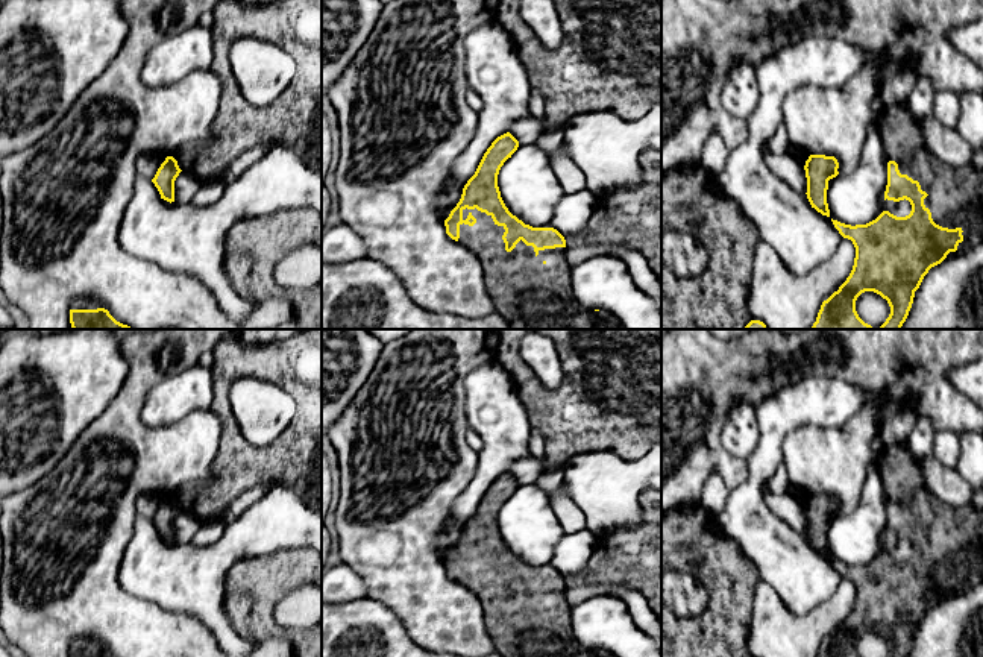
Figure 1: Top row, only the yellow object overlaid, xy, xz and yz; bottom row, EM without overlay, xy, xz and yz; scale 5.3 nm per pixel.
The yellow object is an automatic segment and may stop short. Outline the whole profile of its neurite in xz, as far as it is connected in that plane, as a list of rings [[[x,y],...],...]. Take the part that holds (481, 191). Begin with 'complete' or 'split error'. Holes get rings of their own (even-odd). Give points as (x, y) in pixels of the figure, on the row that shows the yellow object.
split error; [[[510,132],[492,143],[475,174],[464,185],[460,202],[444,220],[446,234],[472,250],[482,264],[485,288],[496,313],[511,329],[622,329],[610,313],[586,308],[576,300],[564,237],[552,225],[525,225],[505,206],[498,174],[517,147],[519,141]]]

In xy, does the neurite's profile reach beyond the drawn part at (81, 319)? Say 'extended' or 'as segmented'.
extended

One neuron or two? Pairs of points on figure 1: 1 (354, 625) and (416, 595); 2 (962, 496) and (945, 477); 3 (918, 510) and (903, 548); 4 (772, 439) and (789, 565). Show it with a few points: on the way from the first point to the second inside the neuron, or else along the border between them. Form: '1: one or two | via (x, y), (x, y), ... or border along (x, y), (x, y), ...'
1: two | border along (366, 597), (389, 606), (410, 636)
2: one | via (957, 492), (947, 481)
3: one | via (918, 519), (918, 533), (912, 539)
4: one | via (760, 471), (756, 506), (766, 533)

